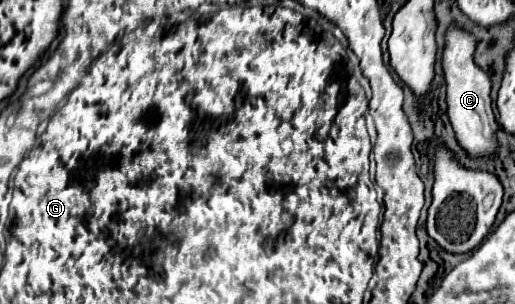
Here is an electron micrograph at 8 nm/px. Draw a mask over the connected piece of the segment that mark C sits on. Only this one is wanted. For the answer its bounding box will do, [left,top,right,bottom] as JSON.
[442,24,496,156]

